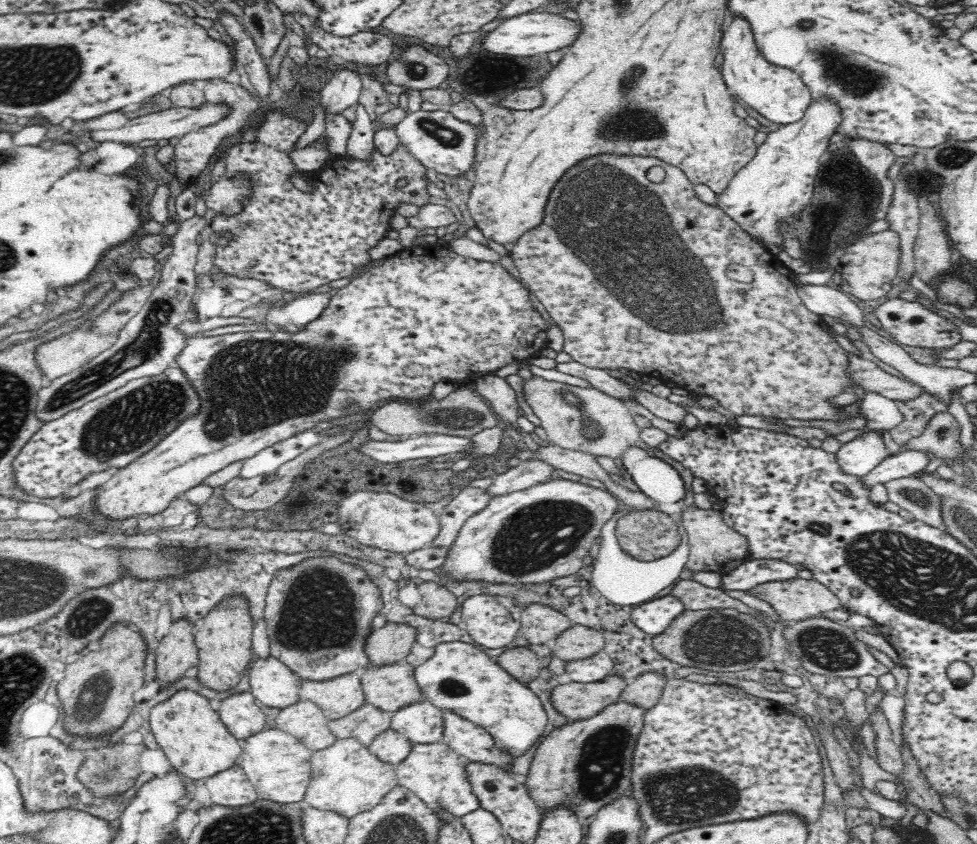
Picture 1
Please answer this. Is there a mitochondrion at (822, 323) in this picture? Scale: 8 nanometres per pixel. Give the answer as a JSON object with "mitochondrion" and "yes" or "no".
{"mitochondrion":"no"}

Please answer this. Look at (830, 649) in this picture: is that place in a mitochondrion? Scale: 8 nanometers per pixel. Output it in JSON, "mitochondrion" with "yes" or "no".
{"mitochondrion":"yes"}

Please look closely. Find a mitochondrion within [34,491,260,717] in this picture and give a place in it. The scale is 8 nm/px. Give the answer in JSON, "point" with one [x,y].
{"point":[90,613]}

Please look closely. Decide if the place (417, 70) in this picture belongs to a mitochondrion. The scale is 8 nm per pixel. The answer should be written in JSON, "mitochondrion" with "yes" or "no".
{"mitochondrion":"yes"}

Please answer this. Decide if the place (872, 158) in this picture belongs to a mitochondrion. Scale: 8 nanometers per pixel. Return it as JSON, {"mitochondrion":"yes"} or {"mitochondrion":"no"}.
{"mitochondrion":"no"}

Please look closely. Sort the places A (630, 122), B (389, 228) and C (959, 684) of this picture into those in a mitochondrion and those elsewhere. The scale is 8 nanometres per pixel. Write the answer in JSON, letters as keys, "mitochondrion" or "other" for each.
{"A":"mitochondrion","B":"other","C":"other"}

